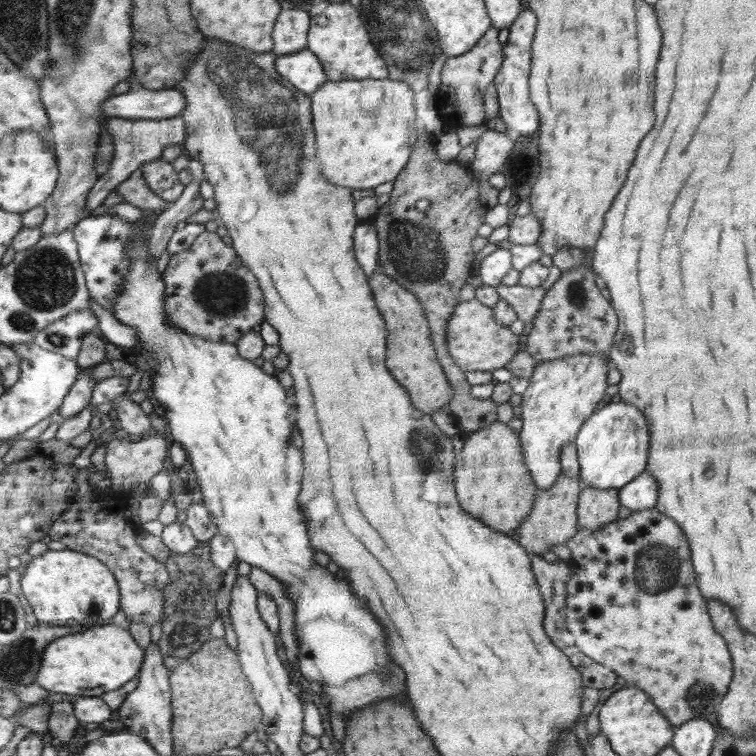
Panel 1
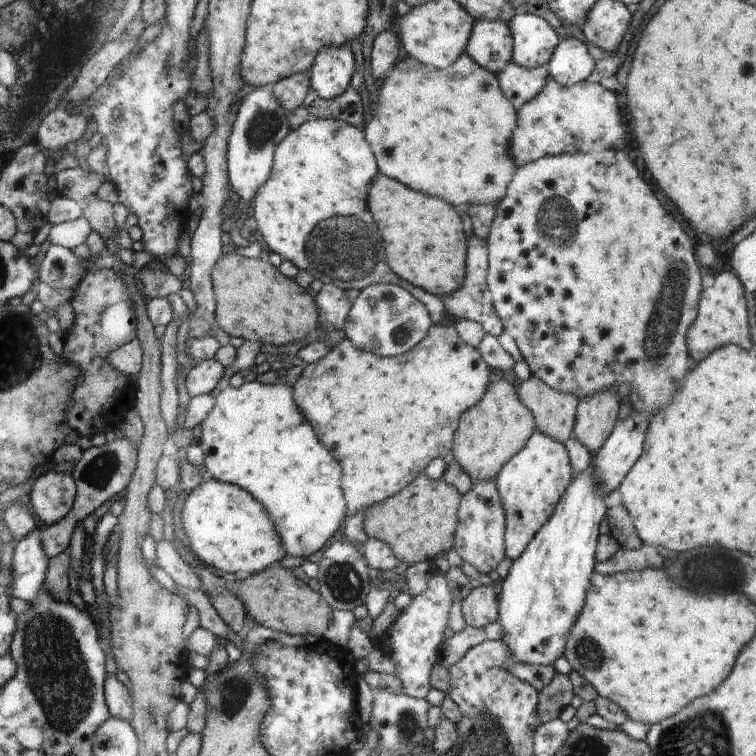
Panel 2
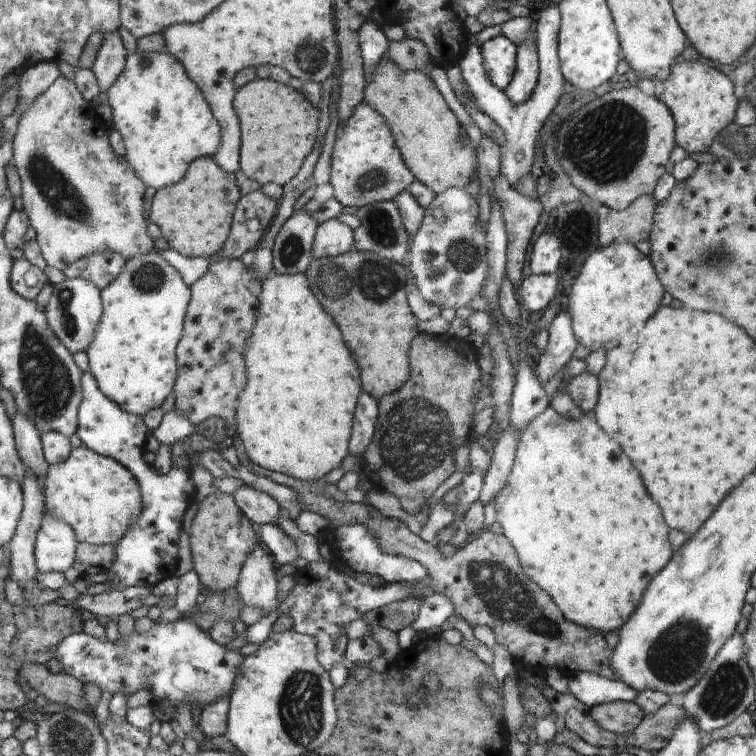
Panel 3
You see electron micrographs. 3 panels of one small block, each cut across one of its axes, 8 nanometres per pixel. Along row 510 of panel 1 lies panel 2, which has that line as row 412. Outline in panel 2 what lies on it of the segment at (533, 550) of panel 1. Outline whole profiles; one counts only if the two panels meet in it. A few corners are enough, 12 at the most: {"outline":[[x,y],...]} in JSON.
{"outline":[[534,376],[518,387],[537,430],[566,444],[578,398]]}

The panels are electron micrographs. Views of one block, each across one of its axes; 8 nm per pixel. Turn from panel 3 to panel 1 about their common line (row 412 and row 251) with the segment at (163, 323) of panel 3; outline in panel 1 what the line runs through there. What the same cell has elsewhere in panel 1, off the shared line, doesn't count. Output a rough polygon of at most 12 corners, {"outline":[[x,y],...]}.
{"outline":[[146,242],[137,330],[217,534],[295,604],[328,710],[404,696],[385,628],[314,560],[284,386],[167,322]]}

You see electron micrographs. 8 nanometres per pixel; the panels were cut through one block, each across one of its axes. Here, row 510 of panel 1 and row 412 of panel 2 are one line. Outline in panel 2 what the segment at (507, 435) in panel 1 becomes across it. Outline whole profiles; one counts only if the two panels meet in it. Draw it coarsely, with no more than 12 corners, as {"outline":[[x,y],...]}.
{"outline":[[492,382],[459,418],[454,459],[473,484],[527,446],[535,417]]}

